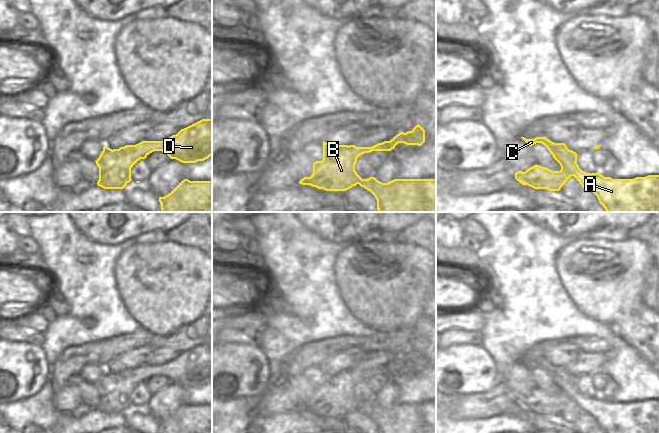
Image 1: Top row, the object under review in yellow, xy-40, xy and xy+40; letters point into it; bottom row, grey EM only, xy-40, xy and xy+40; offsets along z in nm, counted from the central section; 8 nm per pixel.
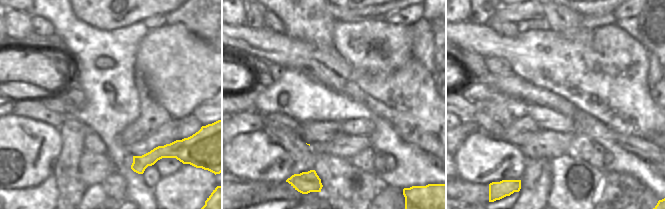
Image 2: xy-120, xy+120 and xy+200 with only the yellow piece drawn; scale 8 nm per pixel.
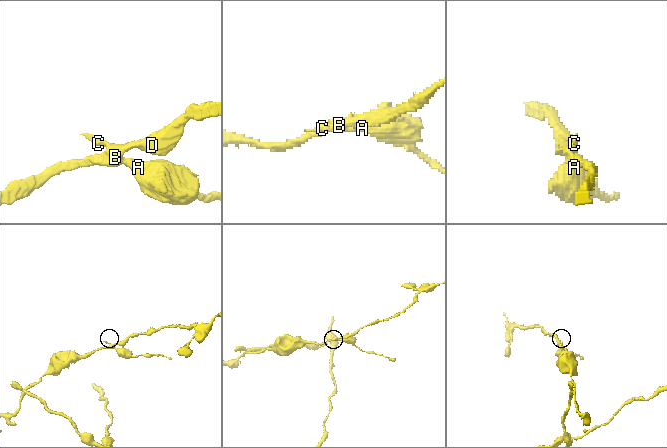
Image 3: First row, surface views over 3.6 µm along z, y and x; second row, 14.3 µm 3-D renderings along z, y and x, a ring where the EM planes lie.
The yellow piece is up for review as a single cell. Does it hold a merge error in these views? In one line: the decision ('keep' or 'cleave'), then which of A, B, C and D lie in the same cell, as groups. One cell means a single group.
cleave; groups A C / B D

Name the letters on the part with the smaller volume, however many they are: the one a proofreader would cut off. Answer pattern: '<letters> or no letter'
A, C

